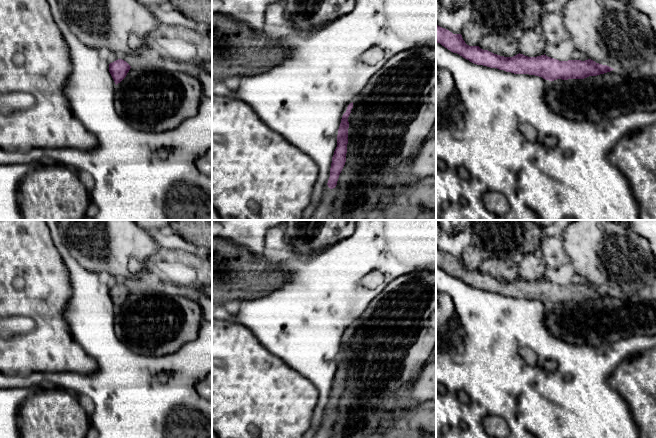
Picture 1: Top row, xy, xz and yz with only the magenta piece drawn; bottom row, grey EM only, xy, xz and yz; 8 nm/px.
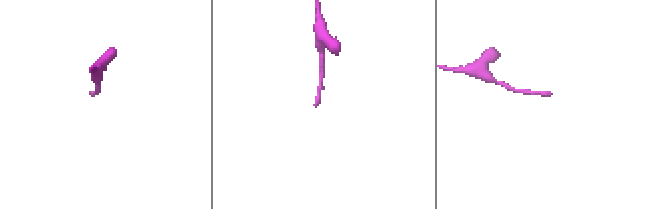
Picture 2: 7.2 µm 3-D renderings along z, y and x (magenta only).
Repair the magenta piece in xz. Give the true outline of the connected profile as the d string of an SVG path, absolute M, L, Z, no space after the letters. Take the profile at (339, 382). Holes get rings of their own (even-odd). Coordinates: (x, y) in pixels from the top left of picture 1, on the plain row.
M353 326L348 329L346 336L342 340L341 347L338 353L337 371L332 381L330 401L327 407L330 413L336 411L339 399L346 386L348 352L349 352L348 341L351 337L352 332L353 332Z

